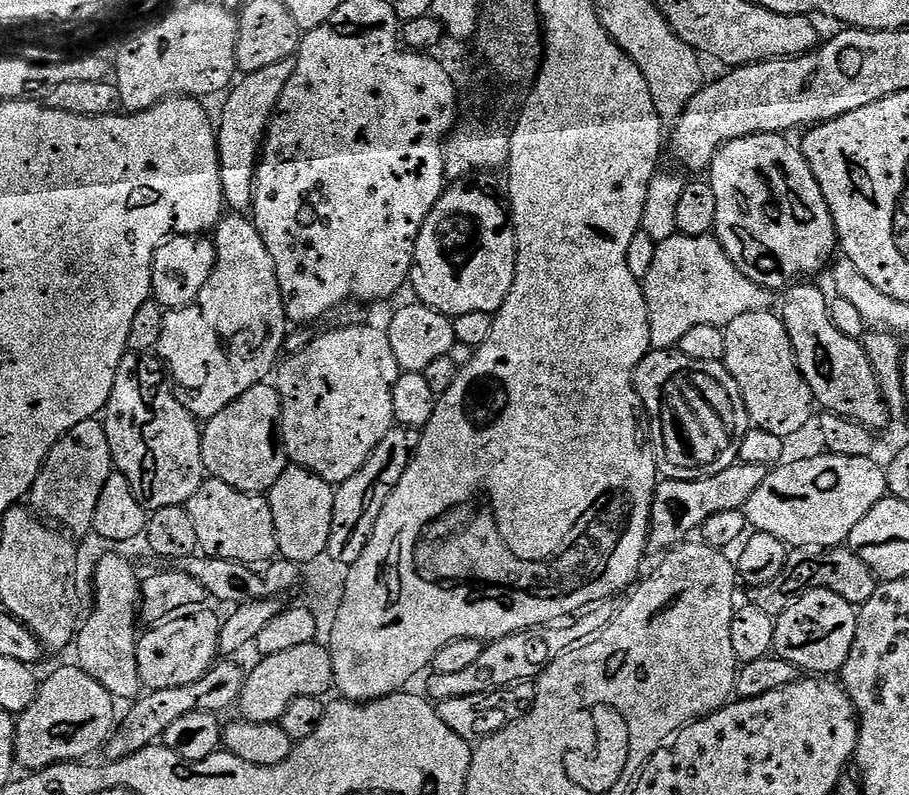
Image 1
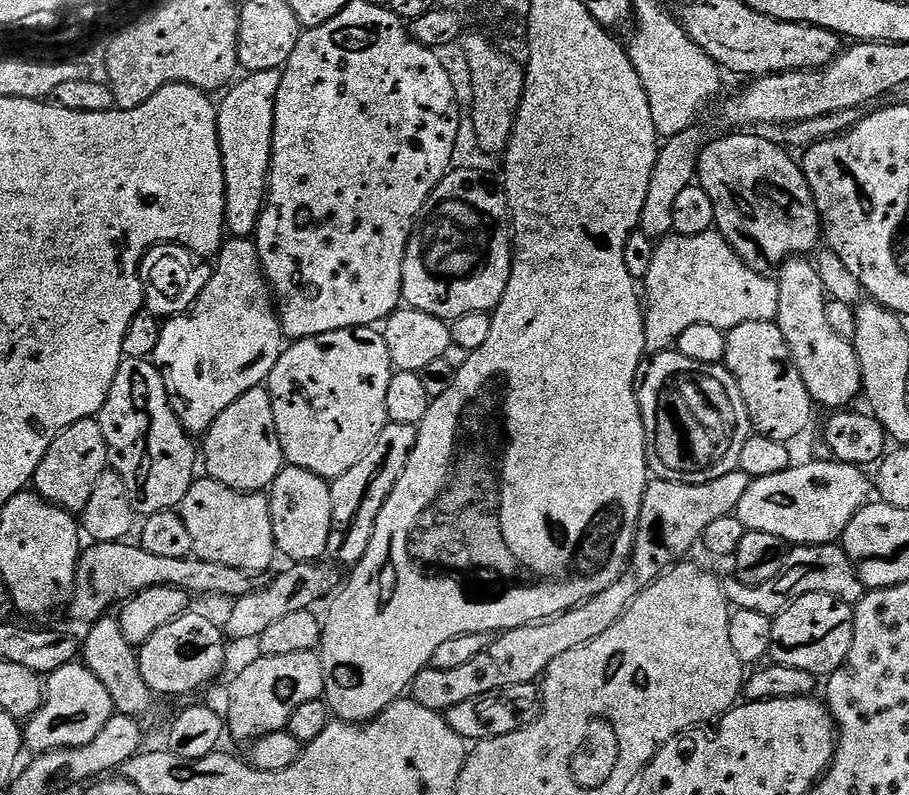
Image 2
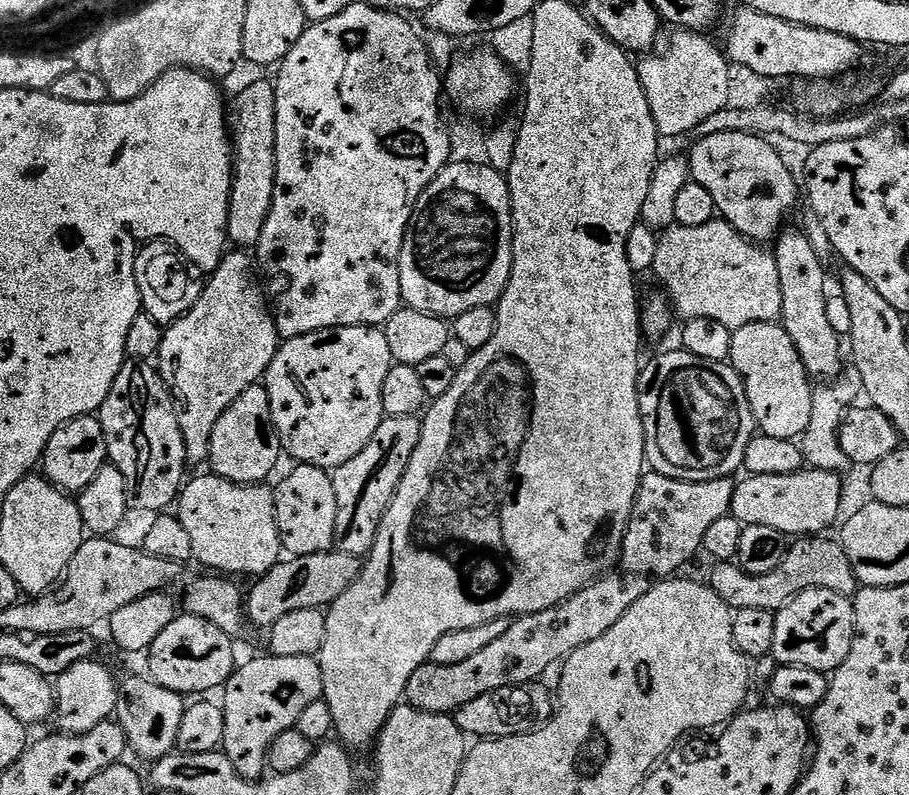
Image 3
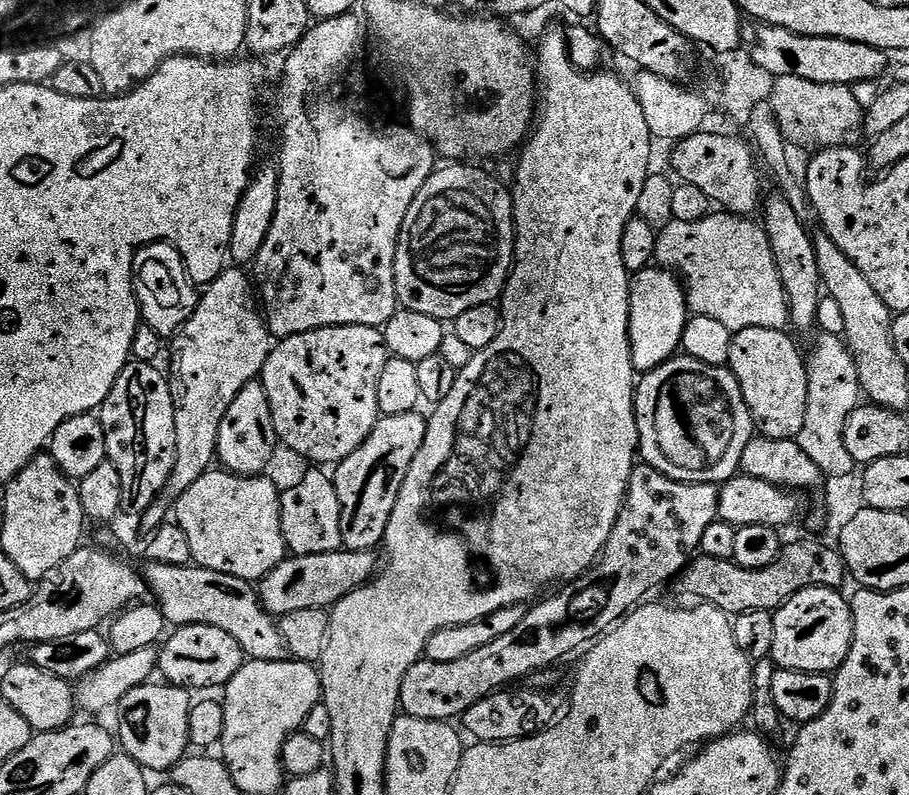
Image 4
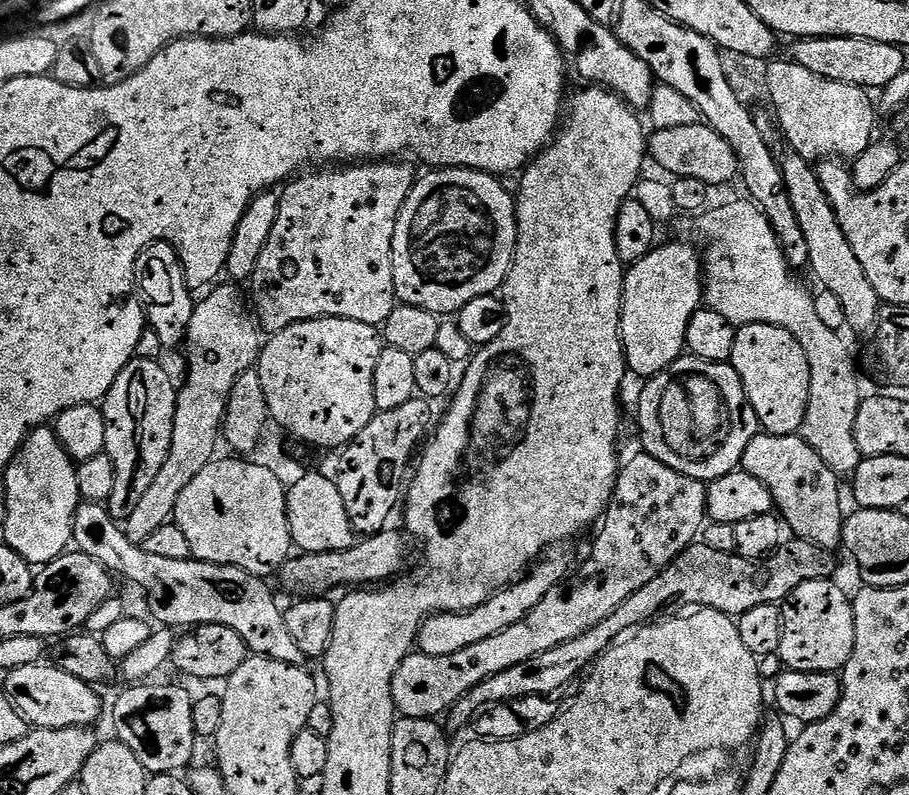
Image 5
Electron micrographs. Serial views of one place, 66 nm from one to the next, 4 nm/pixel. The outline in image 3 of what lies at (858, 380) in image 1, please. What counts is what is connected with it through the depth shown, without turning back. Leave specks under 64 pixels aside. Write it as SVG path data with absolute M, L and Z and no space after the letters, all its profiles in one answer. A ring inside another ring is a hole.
M791 226L785 227L776 237L774 255L778 282L782 286L782 326L786 334L790 334L790 342L794 342L809 377L816 382L831 382L841 375L846 360L840 357L842 338L834 326L830 326L830 318L826 318L830 292L828 280L824 277L826 266L818 262L818 254L814 254L814 246L810 246L808 233L803 230L795 232Z

